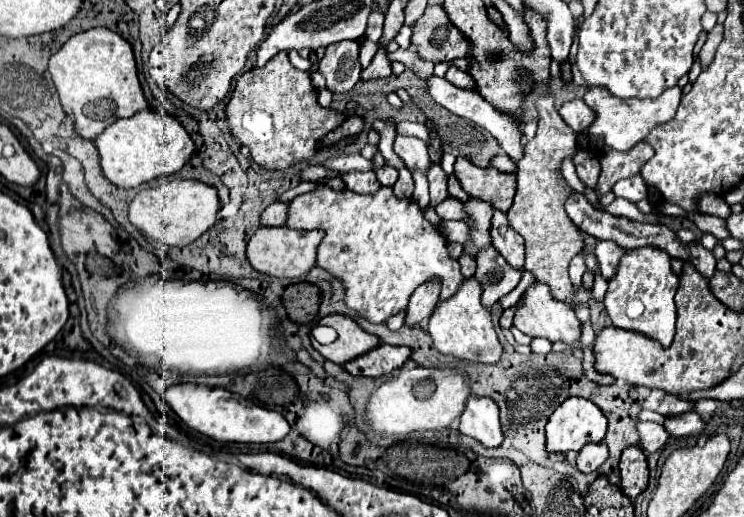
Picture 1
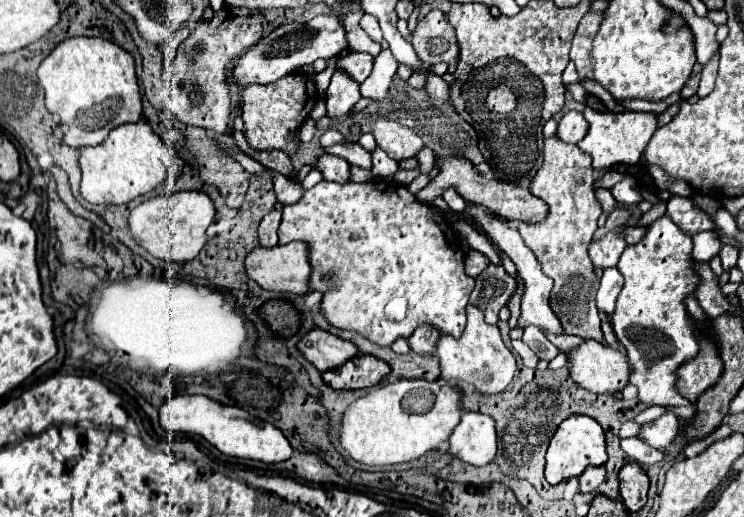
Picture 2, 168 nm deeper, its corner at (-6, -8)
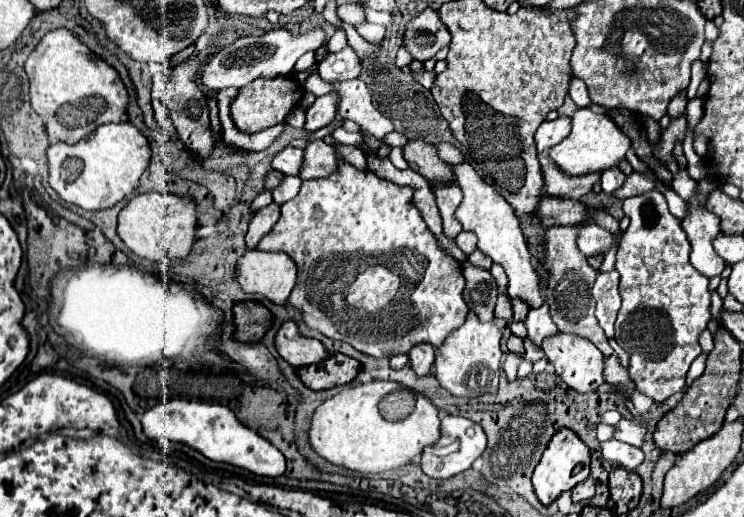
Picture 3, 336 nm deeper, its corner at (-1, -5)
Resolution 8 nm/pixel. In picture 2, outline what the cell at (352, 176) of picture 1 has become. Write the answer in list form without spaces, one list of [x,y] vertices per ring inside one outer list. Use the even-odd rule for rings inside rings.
[[[323,155],[323,157],[317,159],[315,167],[323,173],[323,177],[327,181],[335,181],[335,183],[349,183],[351,181],[351,167],[341,157]]]

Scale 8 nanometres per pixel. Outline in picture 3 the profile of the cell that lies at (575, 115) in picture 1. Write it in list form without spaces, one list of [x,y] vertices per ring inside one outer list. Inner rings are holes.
[[[560,116],[560,118],[552,120],[552,122],[550,120],[542,122],[540,128],[538,128],[538,132],[536,132],[536,138],[534,138],[536,150],[538,152],[548,150],[550,146],[562,142],[562,138],[566,138],[568,132],[570,132],[570,118]]]

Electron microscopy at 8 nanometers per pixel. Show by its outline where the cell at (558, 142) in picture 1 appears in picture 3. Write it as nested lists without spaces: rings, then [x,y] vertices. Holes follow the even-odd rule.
[[[552,226],[546,230],[546,272],[548,272],[548,286],[544,290],[544,296],[550,304],[550,314],[554,318],[554,324],[560,332],[576,334],[586,340],[590,340],[602,354],[604,354],[604,382],[608,382],[616,390],[634,390],[634,382],[628,376],[628,370],[618,362],[616,352],[608,344],[608,338],[602,334],[602,328],[598,326],[598,320],[594,316],[594,298],[590,294],[590,286],[594,284],[594,278],[598,272],[588,266],[584,254],[576,248],[574,238],[578,236],[580,226]]]

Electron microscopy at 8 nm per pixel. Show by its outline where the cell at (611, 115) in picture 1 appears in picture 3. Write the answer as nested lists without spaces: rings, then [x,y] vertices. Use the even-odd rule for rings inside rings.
[[[580,108],[572,116],[572,132],[556,146],[550,148],[548,156],[568,176],[584,176],[602,172],[606,166],[616,166],[626,150],[630,148],[628,136],[612,122],[608,114],[596,114],[590,108]]]

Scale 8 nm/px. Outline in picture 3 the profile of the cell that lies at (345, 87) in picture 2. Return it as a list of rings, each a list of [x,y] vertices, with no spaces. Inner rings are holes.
[[[328,94],[326,98],[316,98],[316,102],[306,110],[306,124],[302,130],[314,132],[324,126],[328,126],[336,116],[334,110],[334,94]]]

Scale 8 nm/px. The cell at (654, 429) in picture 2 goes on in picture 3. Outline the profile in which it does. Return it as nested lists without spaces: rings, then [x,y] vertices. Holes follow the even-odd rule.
[[[622,418],[614,426],[614,440],[626,442],[626,444],[632,444],[632,446],[642,446],[644,434],[646,434],[646,428],[644,428],[644,424],[640,420]]]

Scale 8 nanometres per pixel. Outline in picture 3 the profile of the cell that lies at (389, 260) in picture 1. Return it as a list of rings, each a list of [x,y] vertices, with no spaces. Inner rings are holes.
[[[338,154],[338,170],[326,178],[302,182],[300,192],[282,204],[280,220],[256,244],[256,250],[286,252],[296,268],[298,282],[288,302],[298,308],[308,328],[322,332],[328,338],[348,342],[356,350],[372,358],[390,358],[394,354],[408,354],[416,344],[432,344],[440,348],[444,340],[458,330],[470,308],[462,298],[464,278],[462,266],[438,248],[438,240],[422,220],[414,206],[414,190],[378,178],[370,170],[358,170],[342,160]],[[360,260],[370,260],[360,268]],[[350,270],[356,270],[350,282]],[[350,308],[358,312],[358,322],[350,326]],[[366,324],[372,324],[370,328]]]

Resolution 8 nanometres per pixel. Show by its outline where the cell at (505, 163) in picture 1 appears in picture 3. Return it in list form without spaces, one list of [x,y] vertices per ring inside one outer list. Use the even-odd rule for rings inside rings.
[[[440,142],[436,148],[438,148],[440,158],[442,158],[446,164],[460,164],[460,162],[464,160],[462,152],[460,152],[458,148],[450,146],[450,142]]]

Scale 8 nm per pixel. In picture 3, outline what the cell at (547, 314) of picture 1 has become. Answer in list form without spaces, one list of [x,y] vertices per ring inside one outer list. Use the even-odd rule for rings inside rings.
[[[452,164],[454,178],[458,186],[464,192],[464,200],[458,206],[458,220],[462,222],[464,230],[474,232],[478,236],[478,248],[492,258],[492,262],[500,264],[504,272],[508,274],[508,294],[512,298],[520,298],[528,304],[528,308],[540,308],[542,306],[542,294],[540,294],[540,274],[536,272],[536,266],[532,262],[532,254],[528,250],[526,238],[520,230],[520,222],[512,210],[512,206],[504,200],[502,194],[494,190],[488,182],[478,178],[476,170],[466,164]]]

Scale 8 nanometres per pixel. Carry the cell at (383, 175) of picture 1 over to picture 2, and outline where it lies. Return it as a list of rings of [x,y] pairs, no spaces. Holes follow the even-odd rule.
[[[337,143],[325,147],[325,150],[329,154],[344,158],[350,165],[355,165],[367,170],[372,169],[371,154],[358,143]]]

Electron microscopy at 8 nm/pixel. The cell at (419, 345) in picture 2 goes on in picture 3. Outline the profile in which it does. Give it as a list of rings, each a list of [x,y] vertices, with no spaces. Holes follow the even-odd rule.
[[[422,344],[422,346],[414,346],[414,350],[410,350],[410,366],[416,372],[416,376],[426,376],[430,374],[430,368],[434,364],[434,348],[430,344]]]

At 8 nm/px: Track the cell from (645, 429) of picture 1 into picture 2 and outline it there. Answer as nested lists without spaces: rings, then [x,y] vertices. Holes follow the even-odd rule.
[[[627,437],[627,439],[621,441],[621,447],[629,455],[629,461],[639,463],[641,467],[649,467],[657,461],[663,461],[663,457],[665,457],[665,453],[661,449],[651,447],[641,437]]]

